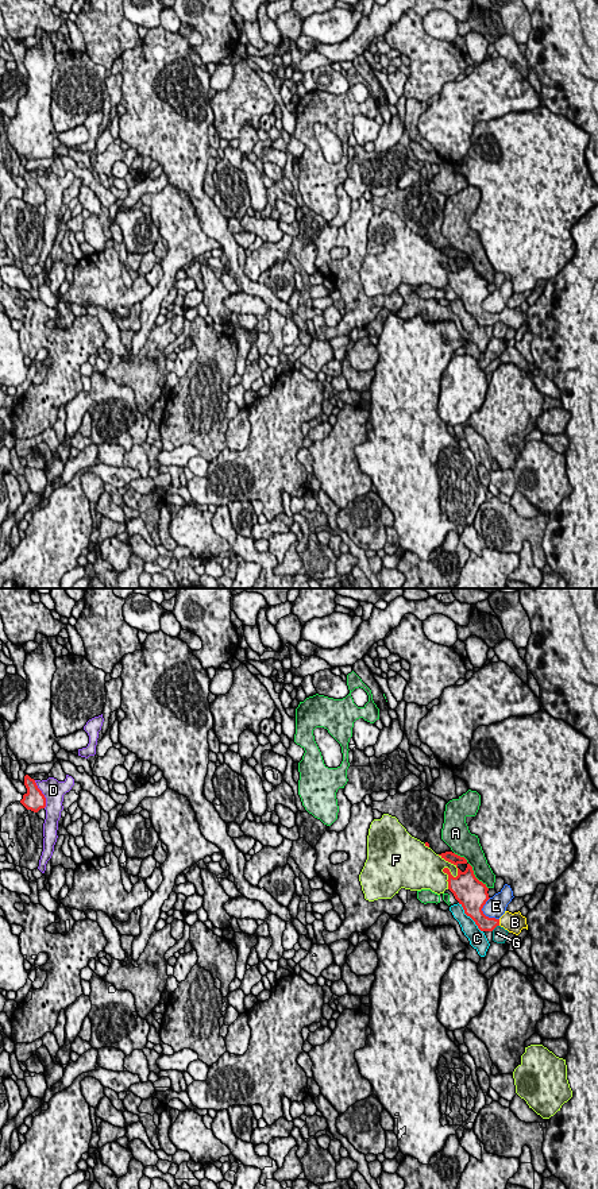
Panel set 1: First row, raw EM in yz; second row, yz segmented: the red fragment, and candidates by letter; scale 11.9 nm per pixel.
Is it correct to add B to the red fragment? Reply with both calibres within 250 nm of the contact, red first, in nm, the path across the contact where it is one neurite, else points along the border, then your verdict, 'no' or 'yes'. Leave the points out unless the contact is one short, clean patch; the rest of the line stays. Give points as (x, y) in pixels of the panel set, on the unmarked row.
calibres 190 and 220 nm; yes

